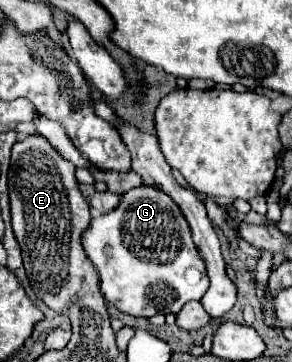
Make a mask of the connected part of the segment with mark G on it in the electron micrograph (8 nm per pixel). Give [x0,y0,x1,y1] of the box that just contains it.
[82,188,210,318]

